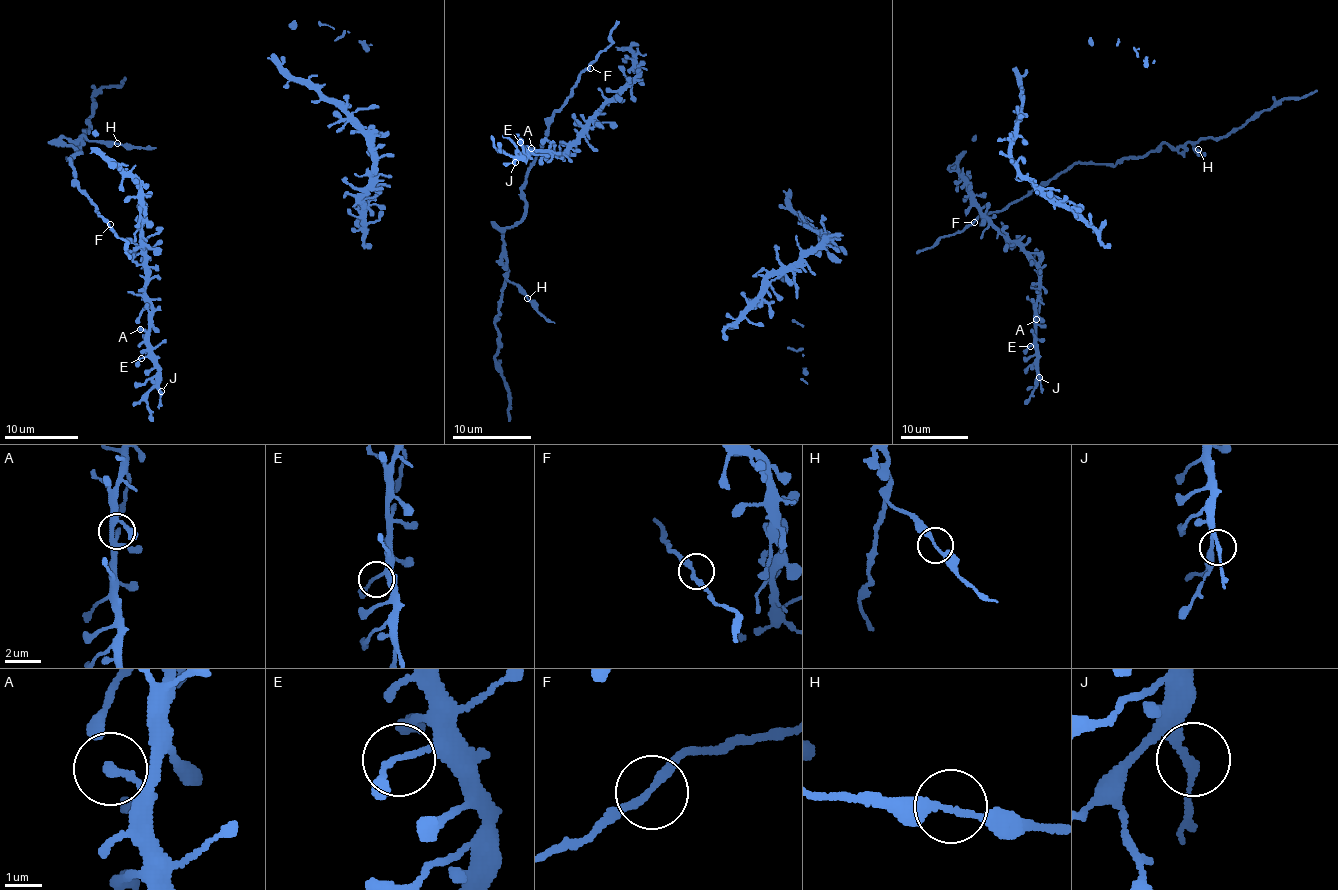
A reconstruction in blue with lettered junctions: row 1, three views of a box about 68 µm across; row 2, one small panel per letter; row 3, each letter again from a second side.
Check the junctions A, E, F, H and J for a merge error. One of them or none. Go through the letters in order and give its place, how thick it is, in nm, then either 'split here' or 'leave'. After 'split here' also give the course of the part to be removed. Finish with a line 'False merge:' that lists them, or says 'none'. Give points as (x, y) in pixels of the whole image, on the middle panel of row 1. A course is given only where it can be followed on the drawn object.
A: place (531, 148); calibre 170 nm; leave
E: place (520, 142); calibre 120 nm; leave
F: place (590, 68); calibre 220 nm; leave
H: place (527, 298); calibre 170 nm; leave
J: place (515, 162); calibre 190 nm; leave
False merge: none

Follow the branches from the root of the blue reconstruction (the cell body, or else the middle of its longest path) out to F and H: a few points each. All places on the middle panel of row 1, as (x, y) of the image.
F: (569, 97), (575, 82), (590, 68)
H: (569, 97), (556, 109), (540, 154), (527, 173), (524, 214), (501, 232), (507, 277), (527, 298)

